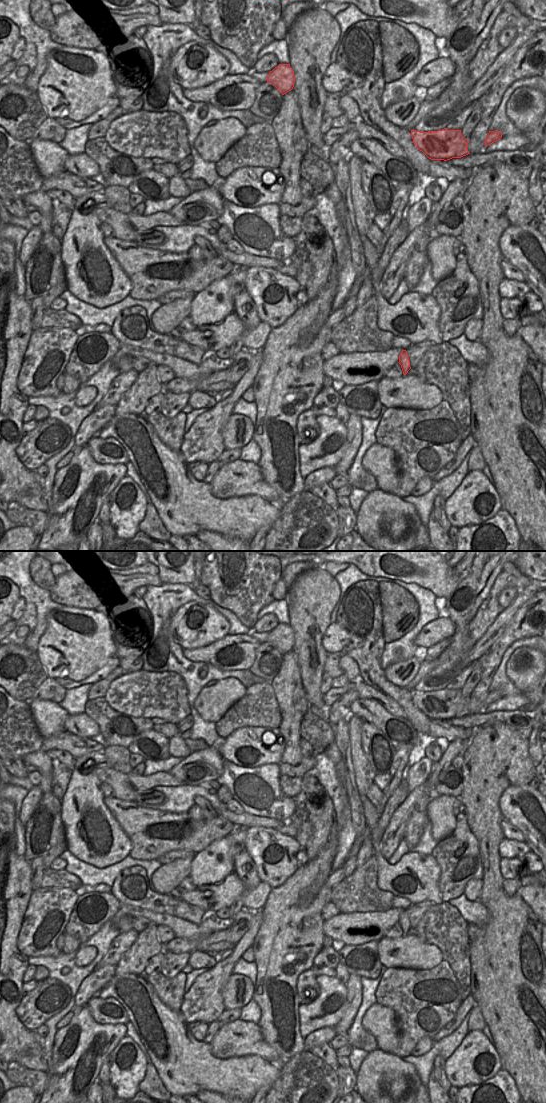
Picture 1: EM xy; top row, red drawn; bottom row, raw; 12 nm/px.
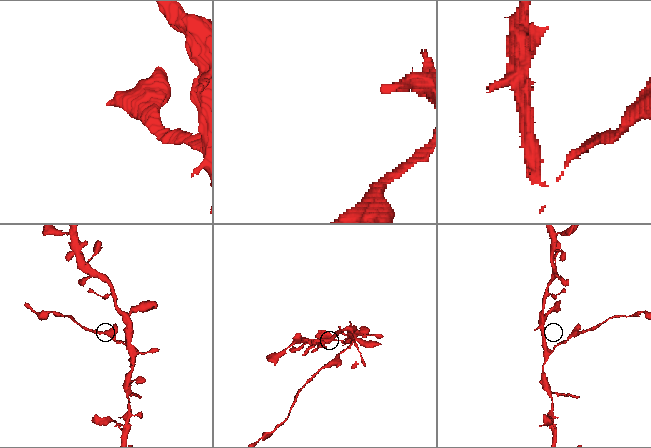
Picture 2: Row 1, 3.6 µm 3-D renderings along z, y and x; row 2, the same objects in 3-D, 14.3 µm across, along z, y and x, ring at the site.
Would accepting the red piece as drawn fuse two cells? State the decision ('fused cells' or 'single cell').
fused cells

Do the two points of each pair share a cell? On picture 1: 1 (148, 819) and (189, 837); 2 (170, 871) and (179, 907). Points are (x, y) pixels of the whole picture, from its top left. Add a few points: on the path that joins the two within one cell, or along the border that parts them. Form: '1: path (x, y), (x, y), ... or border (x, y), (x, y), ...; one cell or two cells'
1: path (145, 833), (150, 838), (175, 840); one cell
2: border (153, 890), (168, 895); two cells

